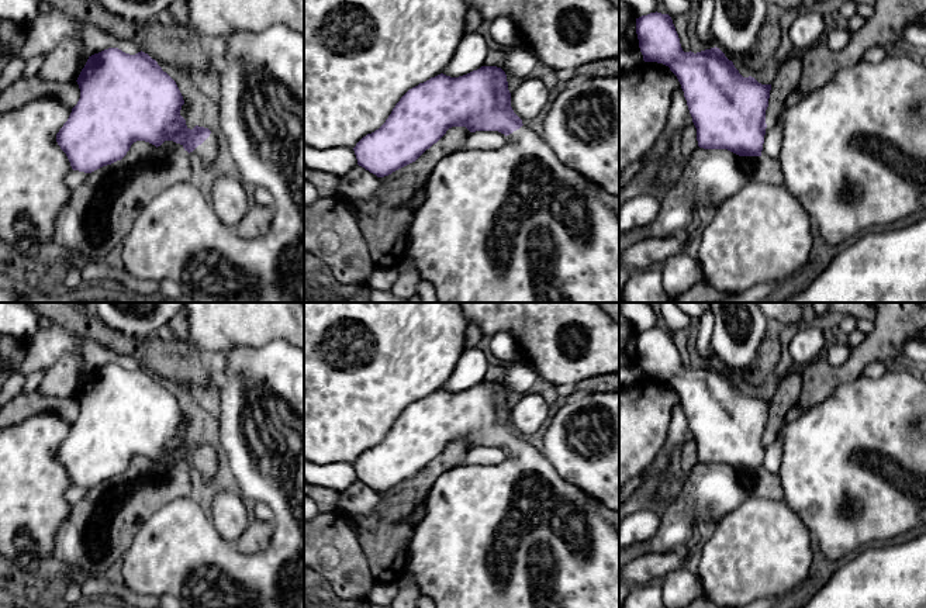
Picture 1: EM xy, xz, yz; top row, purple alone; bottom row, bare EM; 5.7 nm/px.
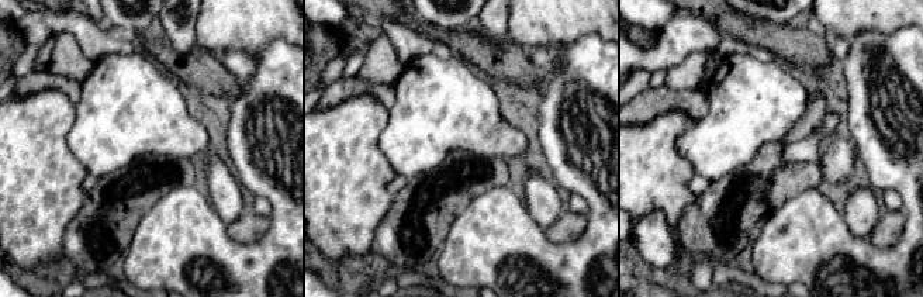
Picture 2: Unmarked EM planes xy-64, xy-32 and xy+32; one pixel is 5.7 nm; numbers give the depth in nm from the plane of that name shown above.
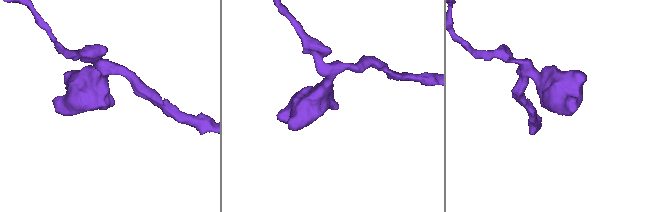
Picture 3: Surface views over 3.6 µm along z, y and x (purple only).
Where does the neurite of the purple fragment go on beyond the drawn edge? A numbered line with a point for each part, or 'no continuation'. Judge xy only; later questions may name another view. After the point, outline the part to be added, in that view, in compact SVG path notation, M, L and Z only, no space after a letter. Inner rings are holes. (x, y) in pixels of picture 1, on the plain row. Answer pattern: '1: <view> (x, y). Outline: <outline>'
1: xy (208, 465). Outline: M211 448L210 452L198 460L191 469L196 469L204 481L210 481L218 471L220 457L218 453Z

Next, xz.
1: xz (512, 535). Outline: M522 441L507 450L507 457L493 466L457 466L443 473L425 498L425 512L405 536L402 550L405 571L417 580L419 591L429 597L435 608L619 608L619 532L591 502L592 497L563 480L542 450Z

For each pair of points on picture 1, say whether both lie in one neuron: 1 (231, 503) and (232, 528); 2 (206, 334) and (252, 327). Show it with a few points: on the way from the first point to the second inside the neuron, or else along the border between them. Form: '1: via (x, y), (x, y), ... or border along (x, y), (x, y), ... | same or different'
1: via (231, 508), (231, 522) | same
2: via (217, 327), (241, 327) | same

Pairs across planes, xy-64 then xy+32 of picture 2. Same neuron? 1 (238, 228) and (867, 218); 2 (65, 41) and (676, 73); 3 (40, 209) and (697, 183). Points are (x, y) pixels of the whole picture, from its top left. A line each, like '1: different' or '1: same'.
1: different
2: same
3: different

